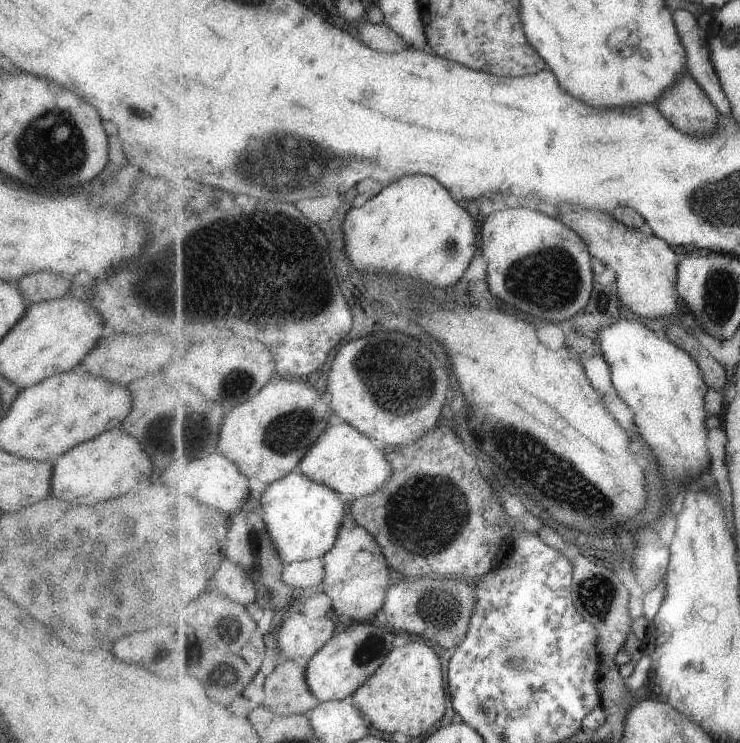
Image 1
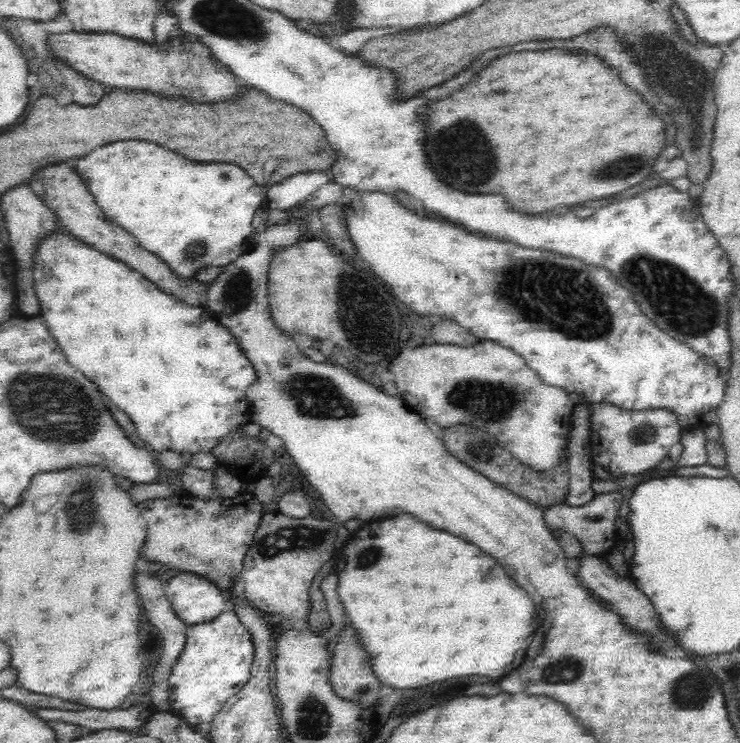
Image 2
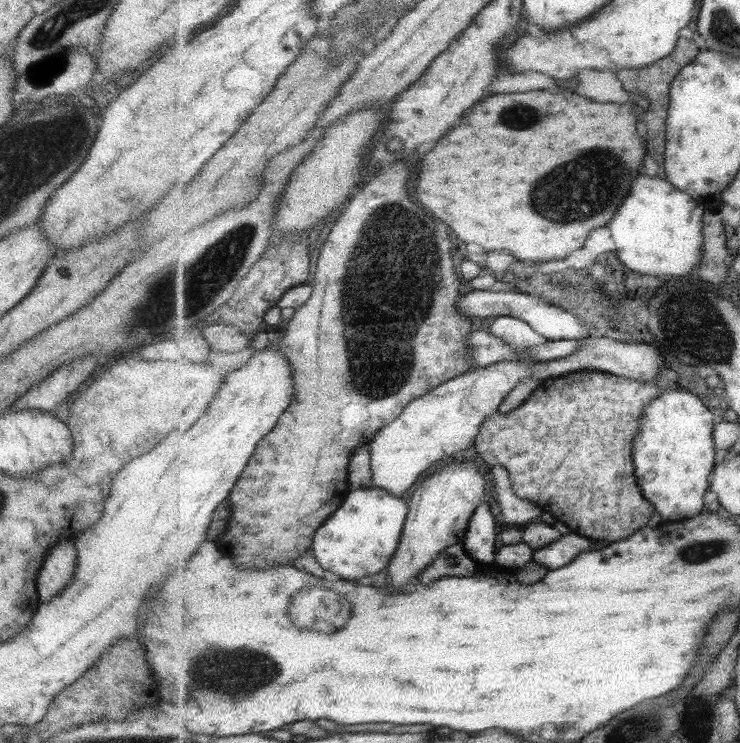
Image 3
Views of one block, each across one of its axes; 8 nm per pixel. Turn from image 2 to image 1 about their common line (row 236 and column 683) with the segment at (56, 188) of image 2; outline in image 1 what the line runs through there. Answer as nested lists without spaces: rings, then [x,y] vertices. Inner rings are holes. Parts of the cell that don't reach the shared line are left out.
[[[688,68],[687,72],[683,73],[676,83],[663,93],[662,98],[657,102],[657,107],[669,119],[669,122],[675,125],[675,128],[686,135],[705,137],[714,133],[720,124],[720,110]]]

